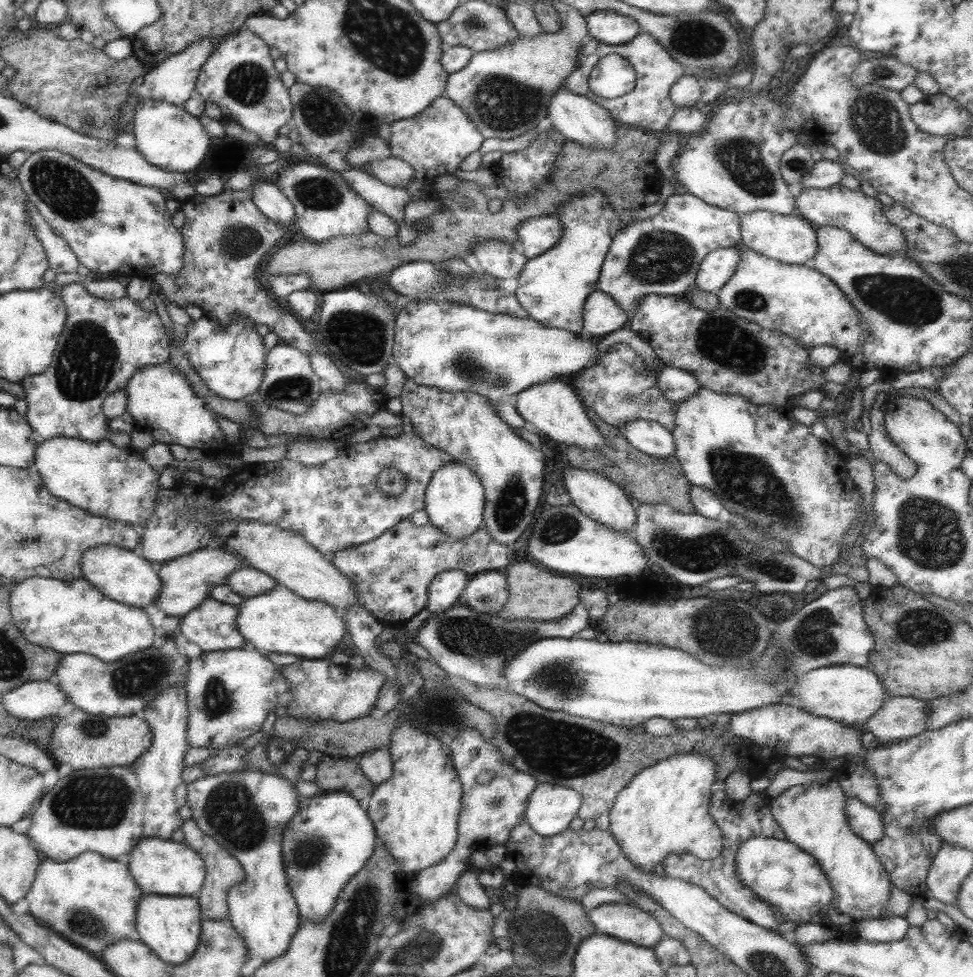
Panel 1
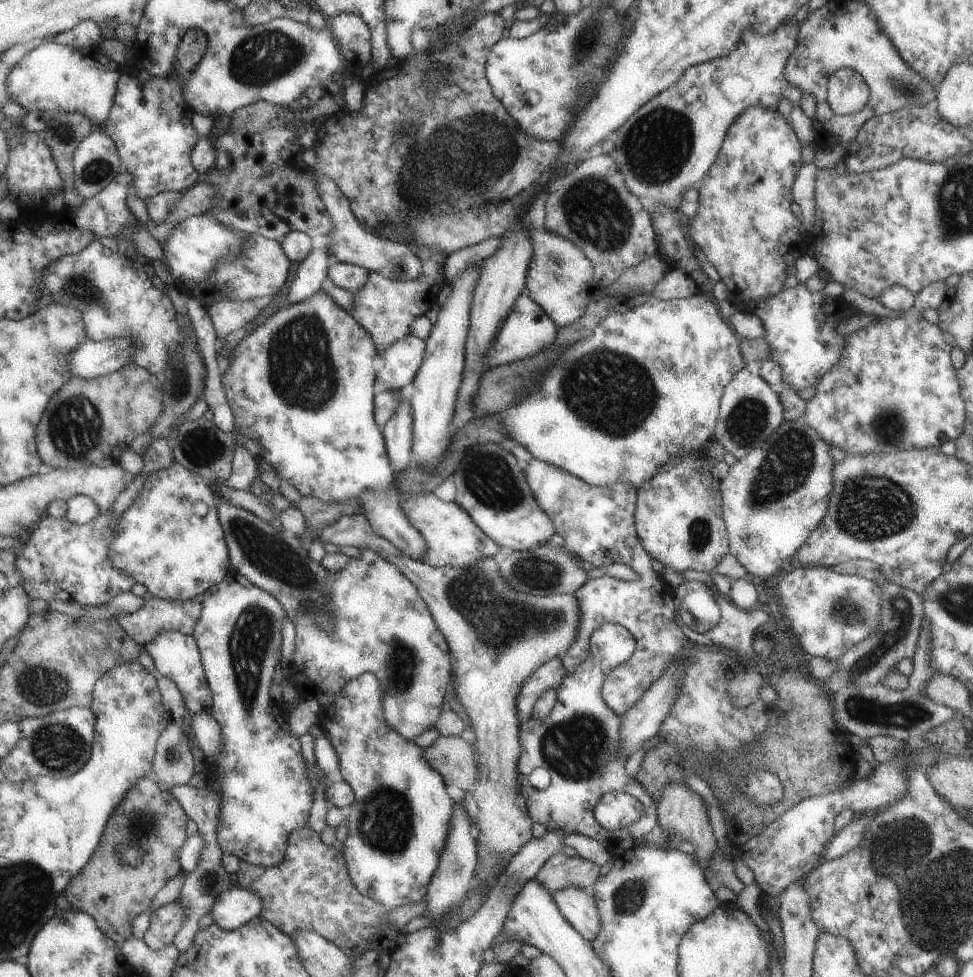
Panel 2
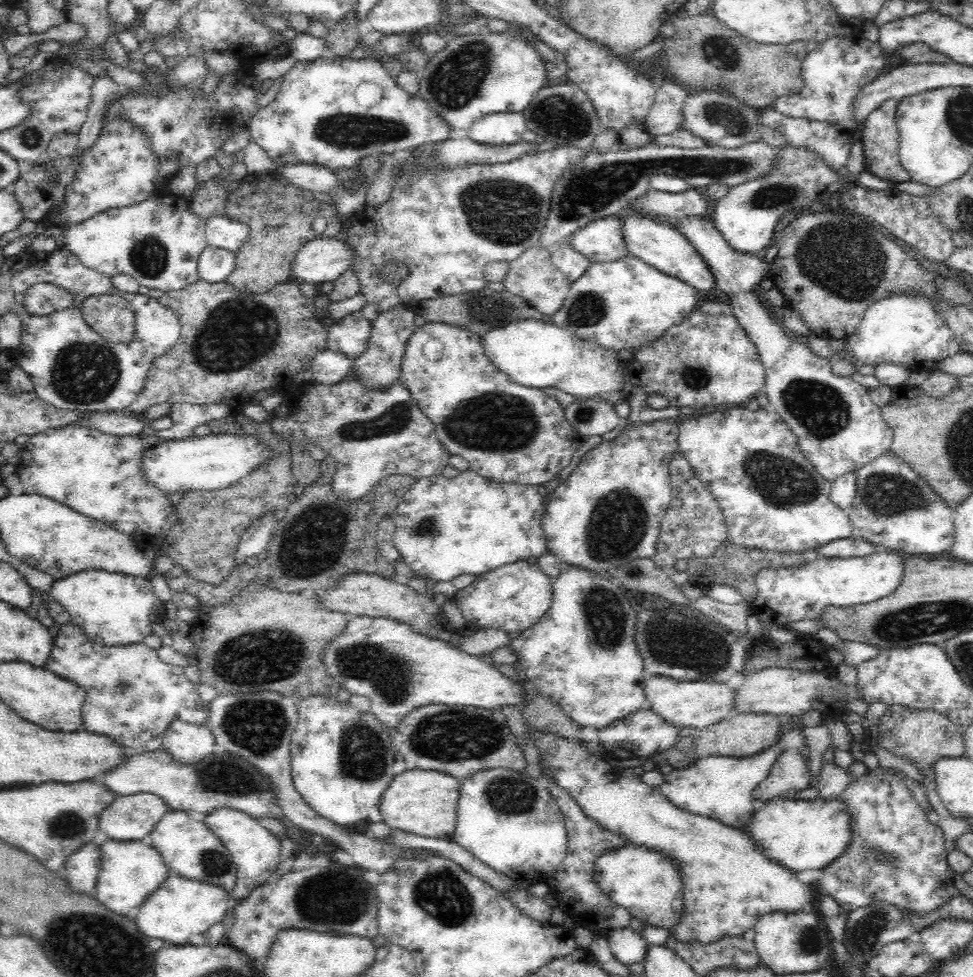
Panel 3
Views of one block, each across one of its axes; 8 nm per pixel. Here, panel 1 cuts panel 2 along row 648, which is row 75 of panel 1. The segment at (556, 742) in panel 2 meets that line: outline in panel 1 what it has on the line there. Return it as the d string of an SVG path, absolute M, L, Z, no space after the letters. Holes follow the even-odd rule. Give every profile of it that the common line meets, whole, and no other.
M619 54L603 56L595 64L593 74L589 74L589 84L587 84L591 94L603 100L621 98L623 94L631 92L633 86L635 86L635 72Z

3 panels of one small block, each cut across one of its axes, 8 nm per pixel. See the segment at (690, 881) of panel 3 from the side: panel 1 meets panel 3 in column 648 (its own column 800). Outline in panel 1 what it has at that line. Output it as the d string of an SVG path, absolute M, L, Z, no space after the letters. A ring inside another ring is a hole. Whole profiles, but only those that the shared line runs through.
M839 782L791 786L771 800L769 812L775 824L783 830L783 838L811 854L821 866L825 880L833 888L833 902L827 914L829 926L849 926L851 936L839 936L839 940L851 942L857 938L857 926L863 920L881 920L885 916L891 884L871 844L849 830L845 820L845 802L847 796L841 792Z

